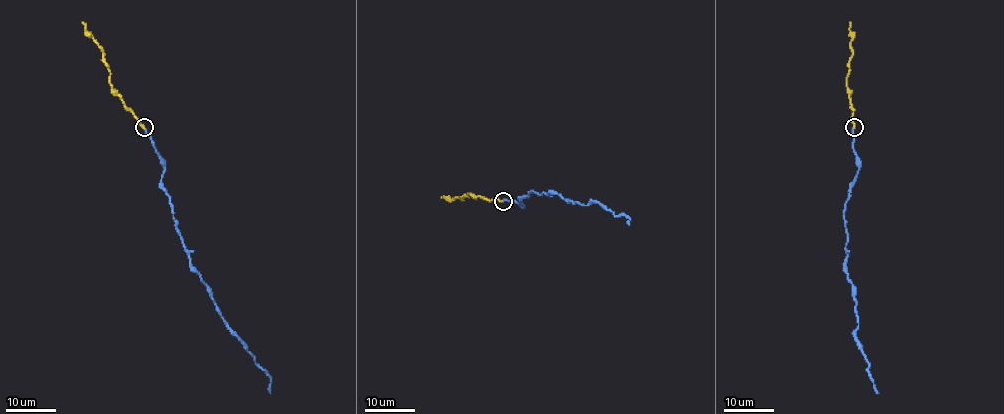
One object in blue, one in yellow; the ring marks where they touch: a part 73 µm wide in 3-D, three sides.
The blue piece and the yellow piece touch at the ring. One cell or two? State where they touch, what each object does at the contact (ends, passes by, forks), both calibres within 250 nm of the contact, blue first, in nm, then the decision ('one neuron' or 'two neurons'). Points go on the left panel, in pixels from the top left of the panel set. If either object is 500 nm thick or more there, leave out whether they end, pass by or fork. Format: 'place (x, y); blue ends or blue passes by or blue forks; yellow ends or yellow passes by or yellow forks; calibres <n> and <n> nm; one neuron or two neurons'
place (144, 127); blue ends; yellow ends; calibres 280 and 280 nm; one neuron

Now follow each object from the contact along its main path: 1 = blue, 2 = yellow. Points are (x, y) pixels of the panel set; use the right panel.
1: (853, 127), (858, 168), (844, 208), (846, 273), (856, 301), (856, 340), (879, 393)
2: (853, 127), (853, 108), (847, 88), (852, 48), (851, 22)

